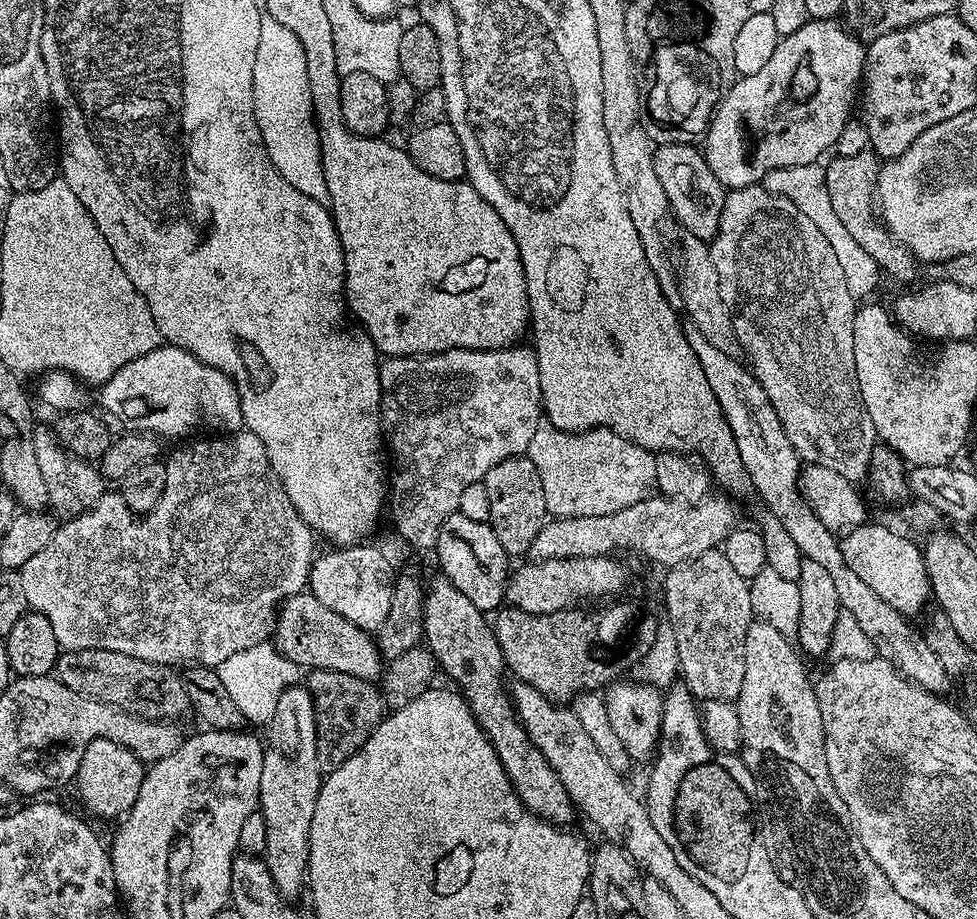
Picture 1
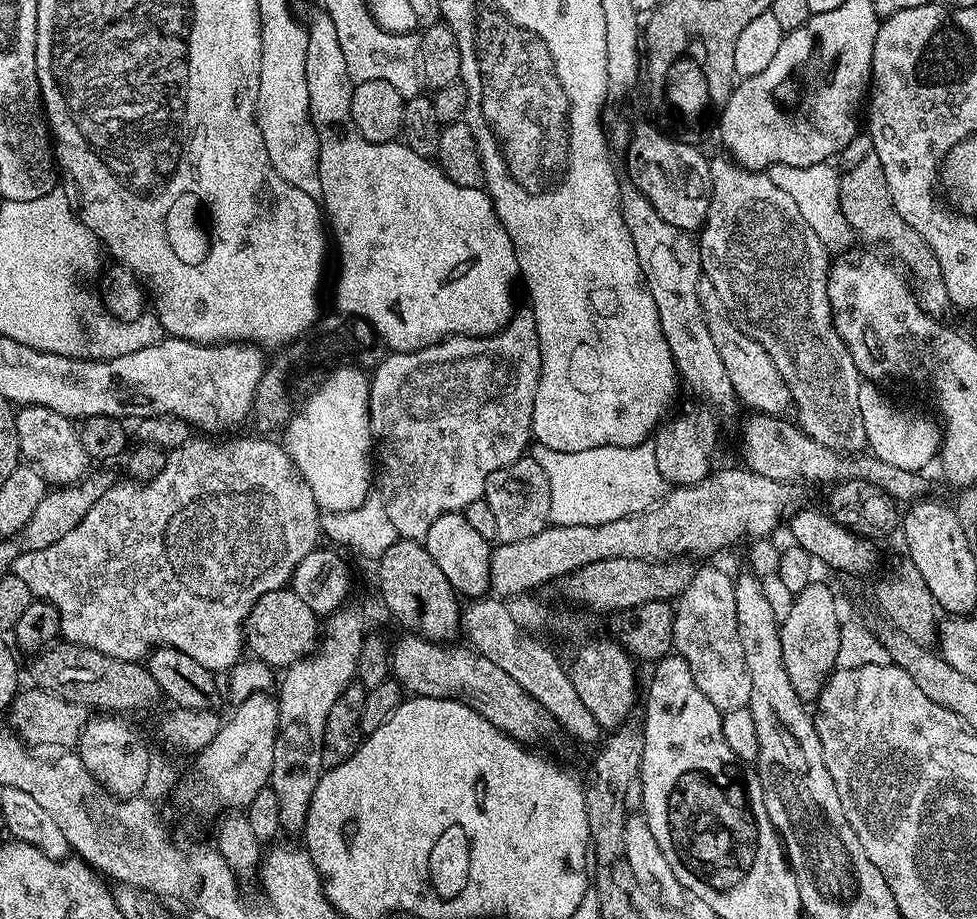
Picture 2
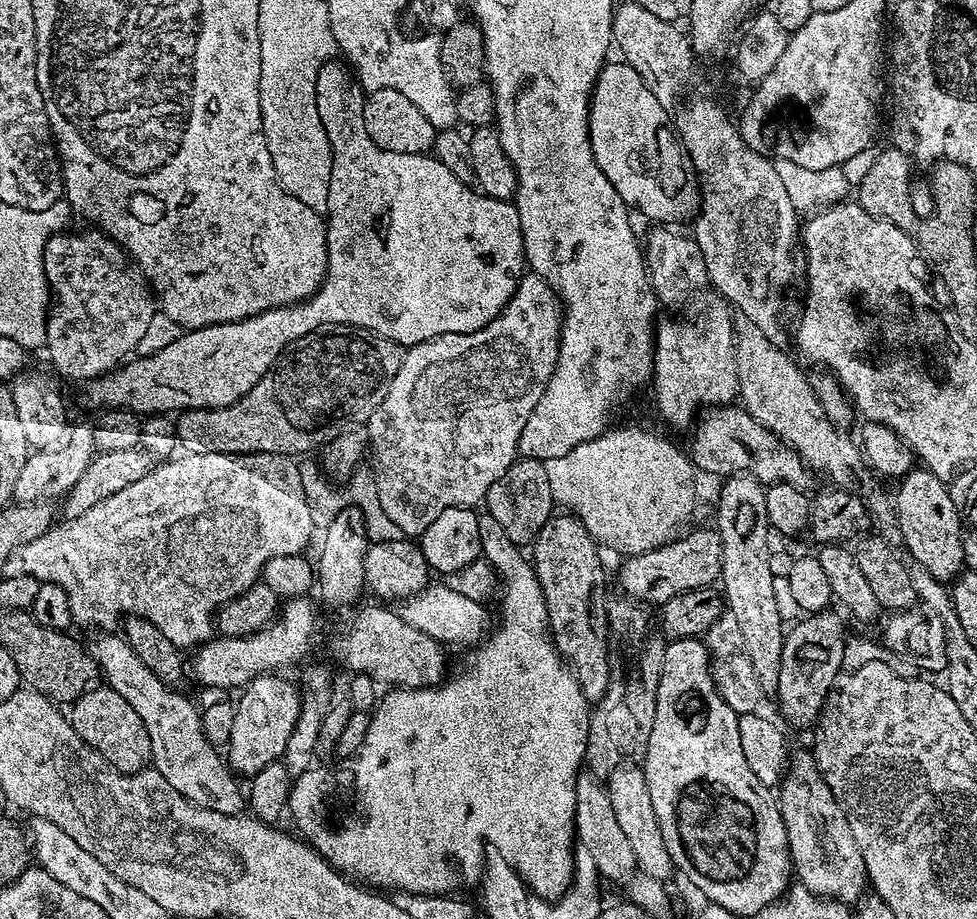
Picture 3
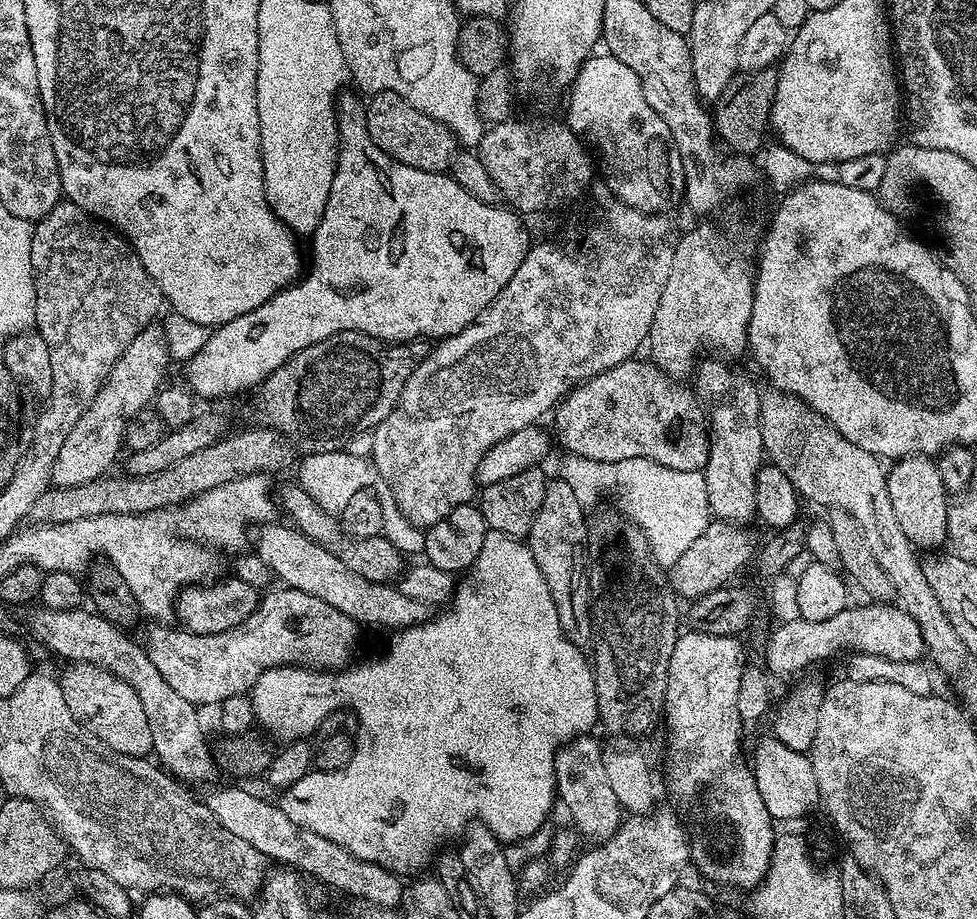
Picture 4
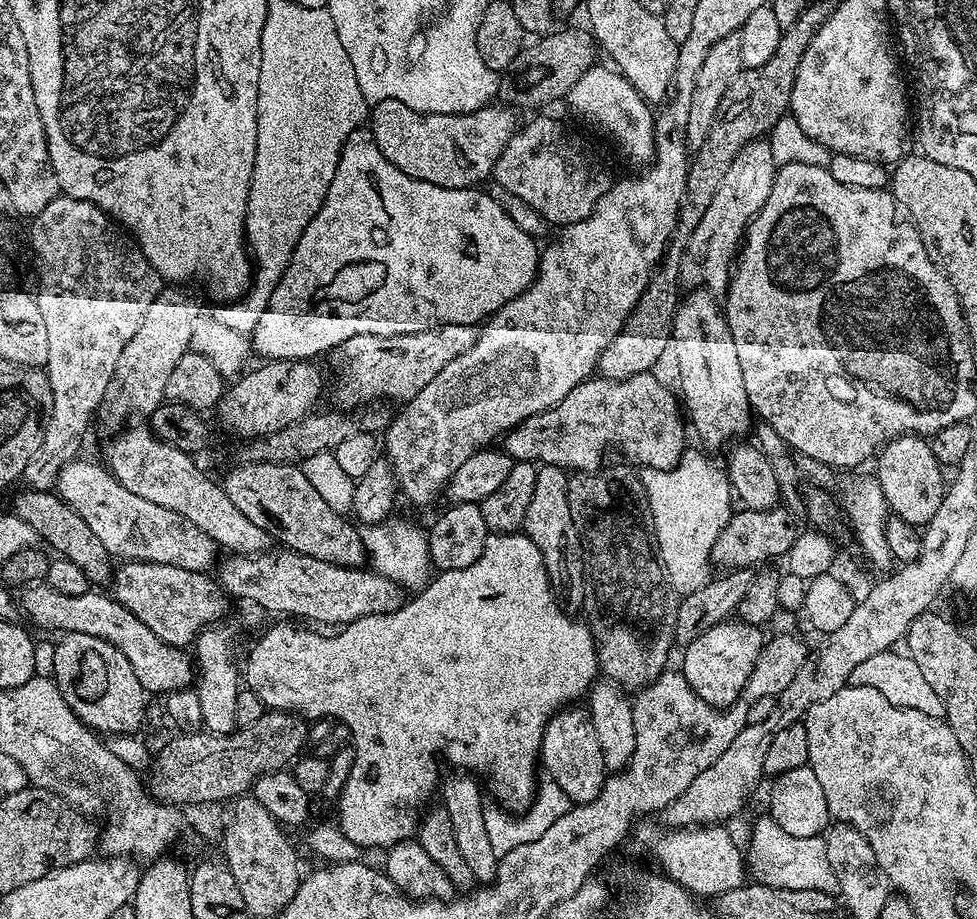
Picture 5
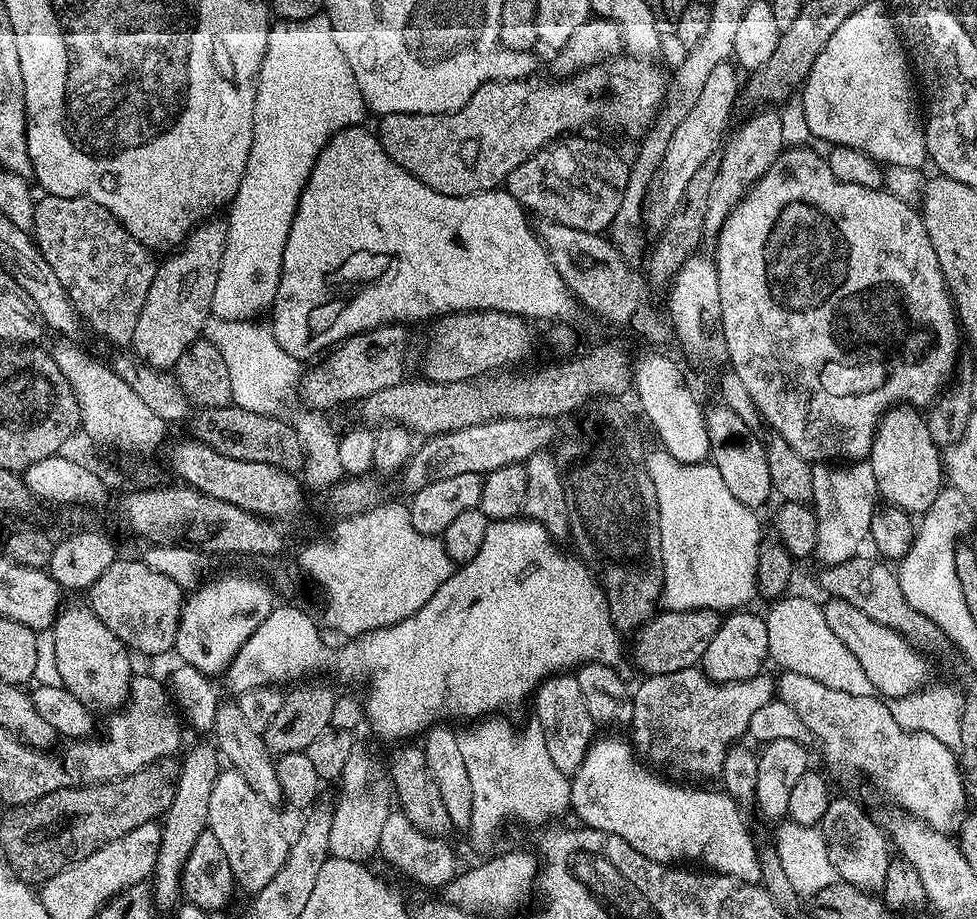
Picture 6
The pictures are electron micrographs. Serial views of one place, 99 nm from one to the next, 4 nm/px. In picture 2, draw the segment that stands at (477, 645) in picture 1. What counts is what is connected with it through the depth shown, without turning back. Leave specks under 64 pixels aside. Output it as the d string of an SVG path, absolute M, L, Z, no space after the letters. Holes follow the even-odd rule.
M396 540L382 554L375 568L376 580L380 583L379 599L388 607L391 619L397 620L404 630L419 633L425 640L433 642L451 641L452 635L461 631L462 604L458 594L450 586L446 574L438 570L438 562L430 558L421 541Z

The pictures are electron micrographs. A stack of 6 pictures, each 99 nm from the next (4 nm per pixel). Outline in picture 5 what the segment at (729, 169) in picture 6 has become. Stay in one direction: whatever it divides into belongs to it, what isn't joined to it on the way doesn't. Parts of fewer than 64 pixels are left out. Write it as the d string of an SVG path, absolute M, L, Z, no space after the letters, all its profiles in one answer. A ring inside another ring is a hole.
M761 138L750 142L734 158L730 170L726 170L726 178L722 178L722 186L718 186L718 194L710 201L706 214L702 214L702 222L688 239L684 248L684 257L680 267L680 283L689 289L707 288L713 294L724 294L732 283L734 265L738 253L744 243L744 234L753 216L757 216L766 206L766 198L770 198L770 190L774 186L776 169L774 154L770 152L767 139Z

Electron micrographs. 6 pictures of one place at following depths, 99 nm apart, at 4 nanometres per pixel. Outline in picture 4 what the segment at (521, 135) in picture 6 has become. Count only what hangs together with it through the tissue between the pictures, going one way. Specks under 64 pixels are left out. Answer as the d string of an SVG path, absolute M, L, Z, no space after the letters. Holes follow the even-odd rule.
M377 92L369 100L372 101L367 101L364 117L370 138L390 158L427 172L447 173L451 169L457 158L458 141L447 126L422 114L422 110L393 92Z

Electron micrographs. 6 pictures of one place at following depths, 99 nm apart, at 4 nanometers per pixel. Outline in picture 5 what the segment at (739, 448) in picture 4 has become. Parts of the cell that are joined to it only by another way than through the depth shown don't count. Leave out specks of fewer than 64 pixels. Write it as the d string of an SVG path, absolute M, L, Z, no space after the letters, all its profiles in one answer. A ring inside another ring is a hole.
M707 288L689 291L676 309L671 338L674 352L676 348L676 372L680 375L679 395L682 397L682 406L690 421L691 431L695 435L697 432L712 448L720 448L728 443L731 445L747 437L744 435L751 430L752 420L754 421L752 403L746 392L746 381L742 378L742 365L738 363L738 349L734 347L734 334L730 334L727 315L722 311L721 305L720 308L716 305L716 300L717 297Z

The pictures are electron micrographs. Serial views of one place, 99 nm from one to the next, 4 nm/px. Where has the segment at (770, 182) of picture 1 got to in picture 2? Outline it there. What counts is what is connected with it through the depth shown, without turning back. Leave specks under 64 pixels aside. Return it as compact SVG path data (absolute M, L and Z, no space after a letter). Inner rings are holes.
M825 162L814 166L786 166L774 164L767 169L768 177L779 186L785 194L798 205L803 220L809 224L810 230L818 234L824 247L833 253L840 254L849 247L848 242L854 238L854 233L848 227L846 218L840 209L840 177L839 171L832 169L831 163Z

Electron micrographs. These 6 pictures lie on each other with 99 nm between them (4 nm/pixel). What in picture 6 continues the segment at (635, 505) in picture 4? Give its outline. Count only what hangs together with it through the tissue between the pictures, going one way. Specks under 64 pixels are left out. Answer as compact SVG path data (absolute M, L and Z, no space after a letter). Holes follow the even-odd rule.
M665 450L649 451L646 470L658 494L659 537L666 569L663 607L670 611L700 608L740 610L758 596L756 571L762 537L760 520L726 487L715 464L683 464Z

